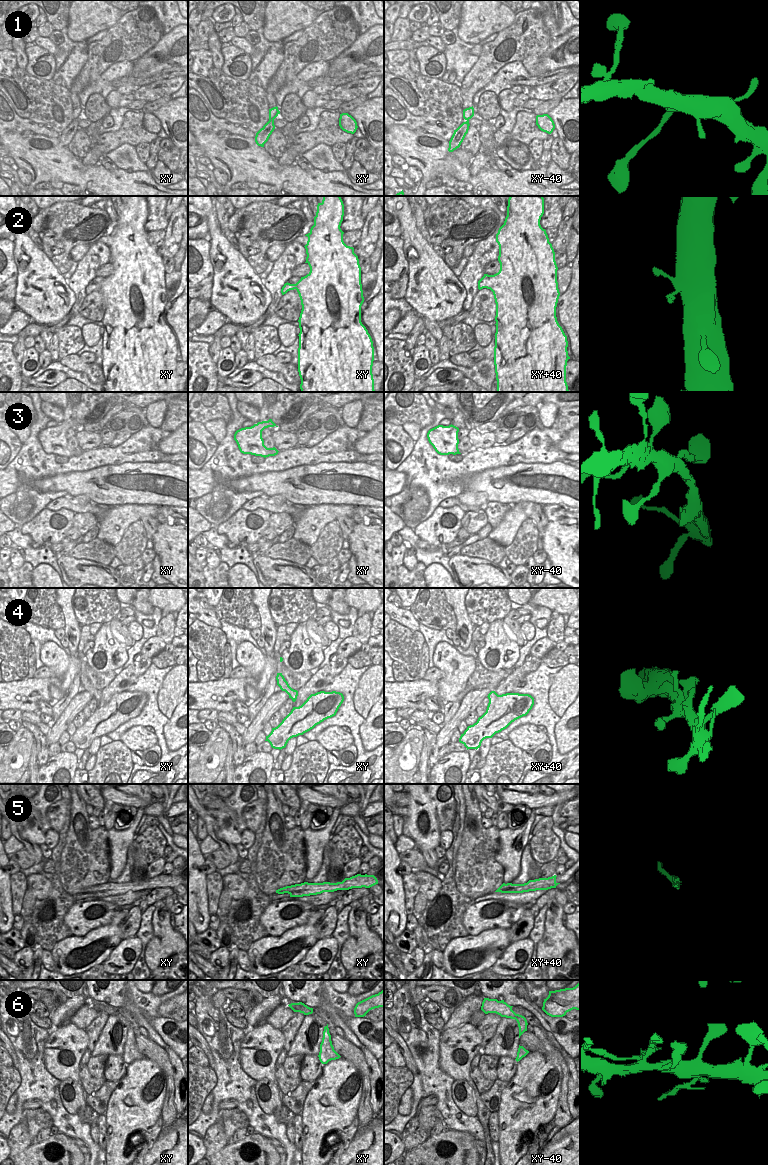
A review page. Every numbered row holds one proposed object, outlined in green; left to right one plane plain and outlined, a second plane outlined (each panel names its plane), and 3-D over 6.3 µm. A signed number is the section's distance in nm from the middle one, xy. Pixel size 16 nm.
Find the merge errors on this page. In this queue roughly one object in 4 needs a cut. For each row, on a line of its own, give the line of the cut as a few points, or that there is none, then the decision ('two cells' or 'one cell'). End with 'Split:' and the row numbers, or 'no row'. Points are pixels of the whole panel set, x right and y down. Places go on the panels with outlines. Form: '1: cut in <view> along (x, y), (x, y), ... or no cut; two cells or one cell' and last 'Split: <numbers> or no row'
1: no cut; one cell
2: no cut; one cell
3: no cut; one cell
4: no cut; one cell
5: no cut; one cell
6: cut in xy along (328, 1029), (323, 1032); two cells
Split: 6

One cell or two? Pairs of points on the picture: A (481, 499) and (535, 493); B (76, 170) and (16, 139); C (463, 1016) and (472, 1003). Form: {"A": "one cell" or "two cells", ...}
{"A": "two cells", "B": "one cell", "C": "one cell"}

